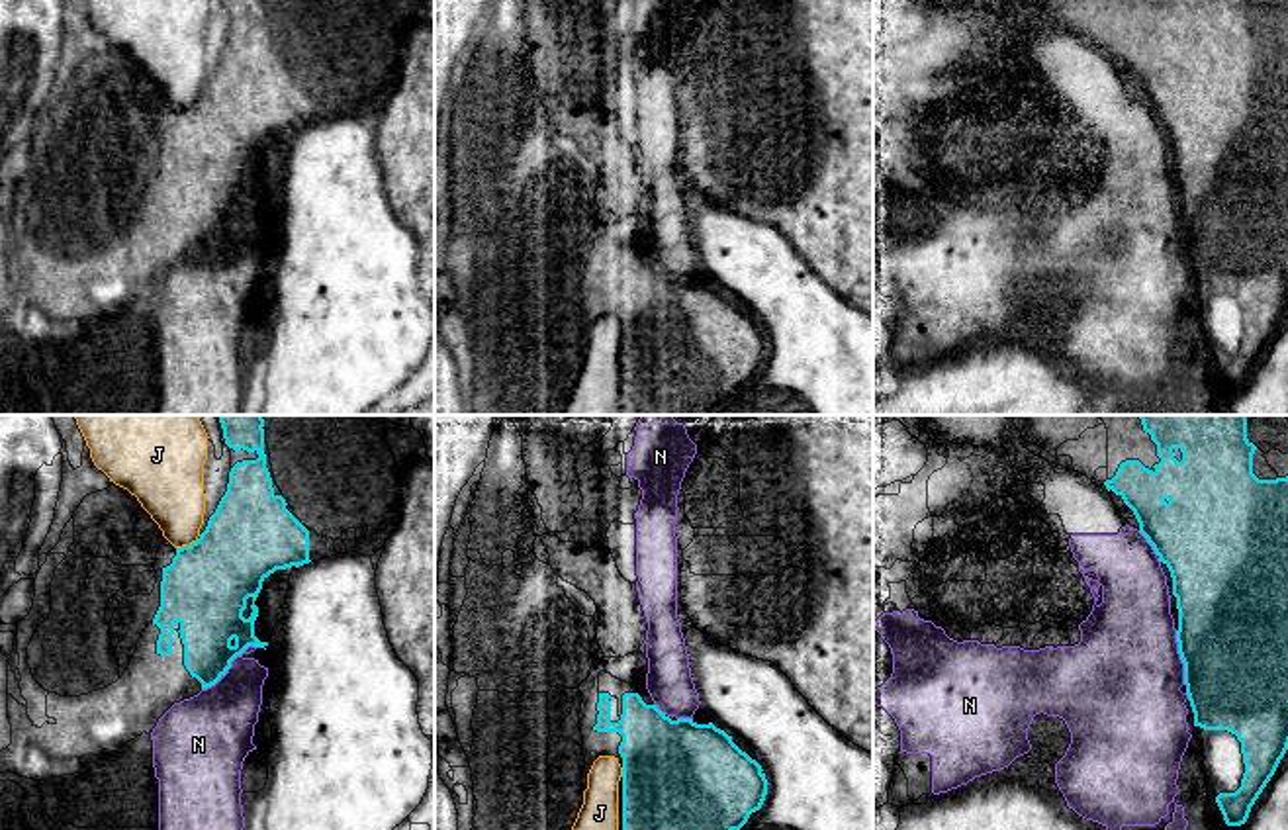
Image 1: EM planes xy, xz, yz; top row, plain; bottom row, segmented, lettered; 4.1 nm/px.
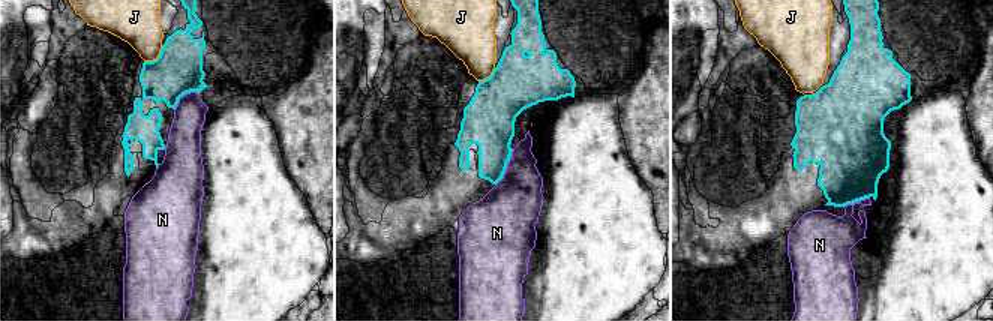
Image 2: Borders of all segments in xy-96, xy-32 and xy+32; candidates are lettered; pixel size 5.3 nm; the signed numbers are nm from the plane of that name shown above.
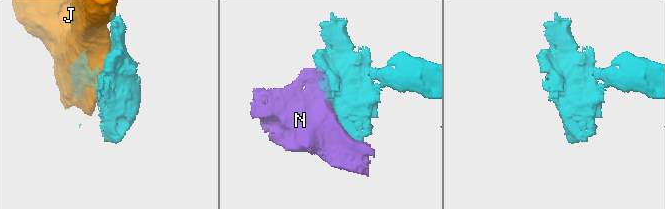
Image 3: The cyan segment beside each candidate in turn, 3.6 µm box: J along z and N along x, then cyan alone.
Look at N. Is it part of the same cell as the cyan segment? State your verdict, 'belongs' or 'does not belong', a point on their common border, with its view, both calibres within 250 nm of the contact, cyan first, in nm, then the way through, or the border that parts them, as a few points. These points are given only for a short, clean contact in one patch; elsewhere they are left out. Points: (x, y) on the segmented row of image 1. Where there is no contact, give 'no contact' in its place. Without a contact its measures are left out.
does not belong; meets cyan in xy at (230, 666); 280 nm thick on the cyan side, 300 nm on the other

